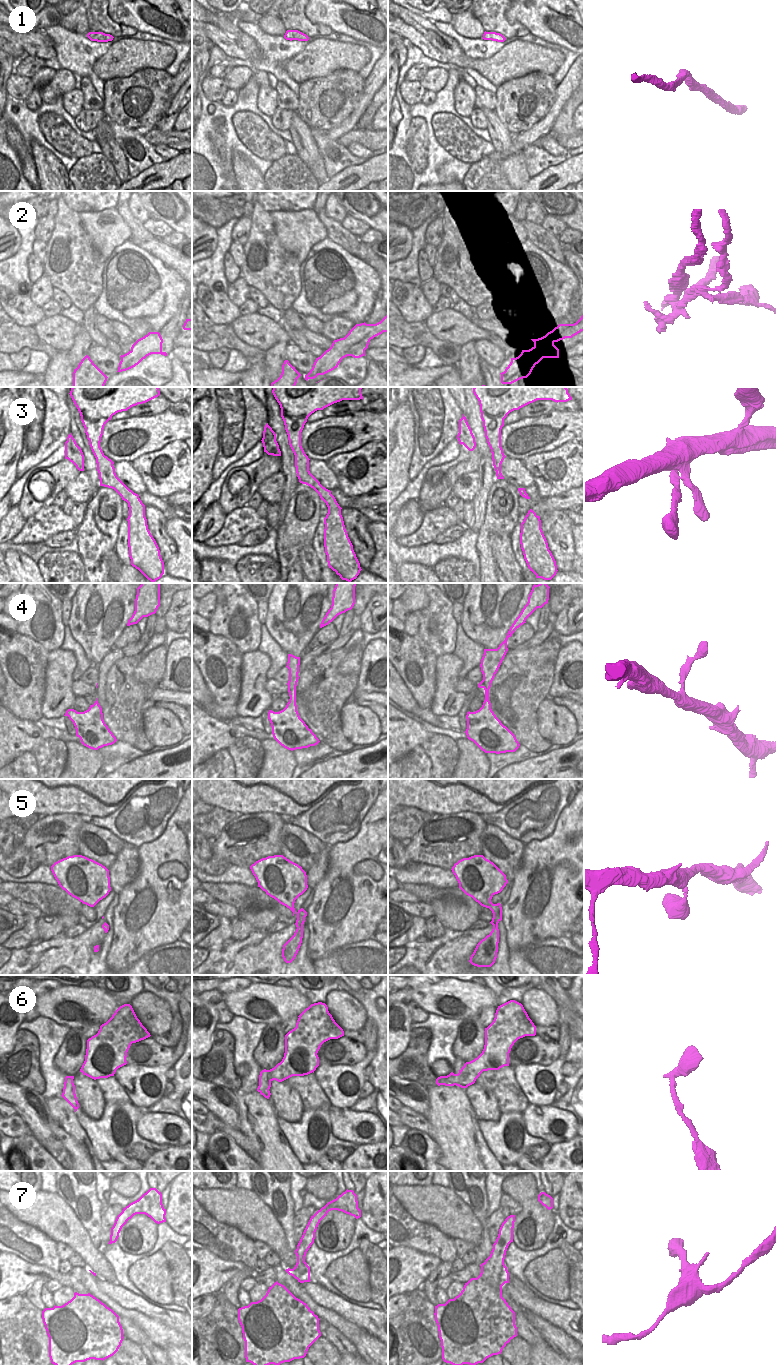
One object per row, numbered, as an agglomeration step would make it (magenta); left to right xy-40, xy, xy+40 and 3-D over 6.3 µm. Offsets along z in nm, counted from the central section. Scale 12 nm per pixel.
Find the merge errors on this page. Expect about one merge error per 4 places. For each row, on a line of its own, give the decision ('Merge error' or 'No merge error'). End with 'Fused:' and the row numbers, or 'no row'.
1: No merge error
2: Merge error
3: No merge error
4: No merge error
5: No merge error
6: Merge error
7: No merge error
Fused: 2, 6

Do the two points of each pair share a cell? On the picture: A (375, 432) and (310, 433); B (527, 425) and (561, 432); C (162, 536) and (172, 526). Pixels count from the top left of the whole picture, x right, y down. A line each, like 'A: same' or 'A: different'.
A: same
B: same
C: different

